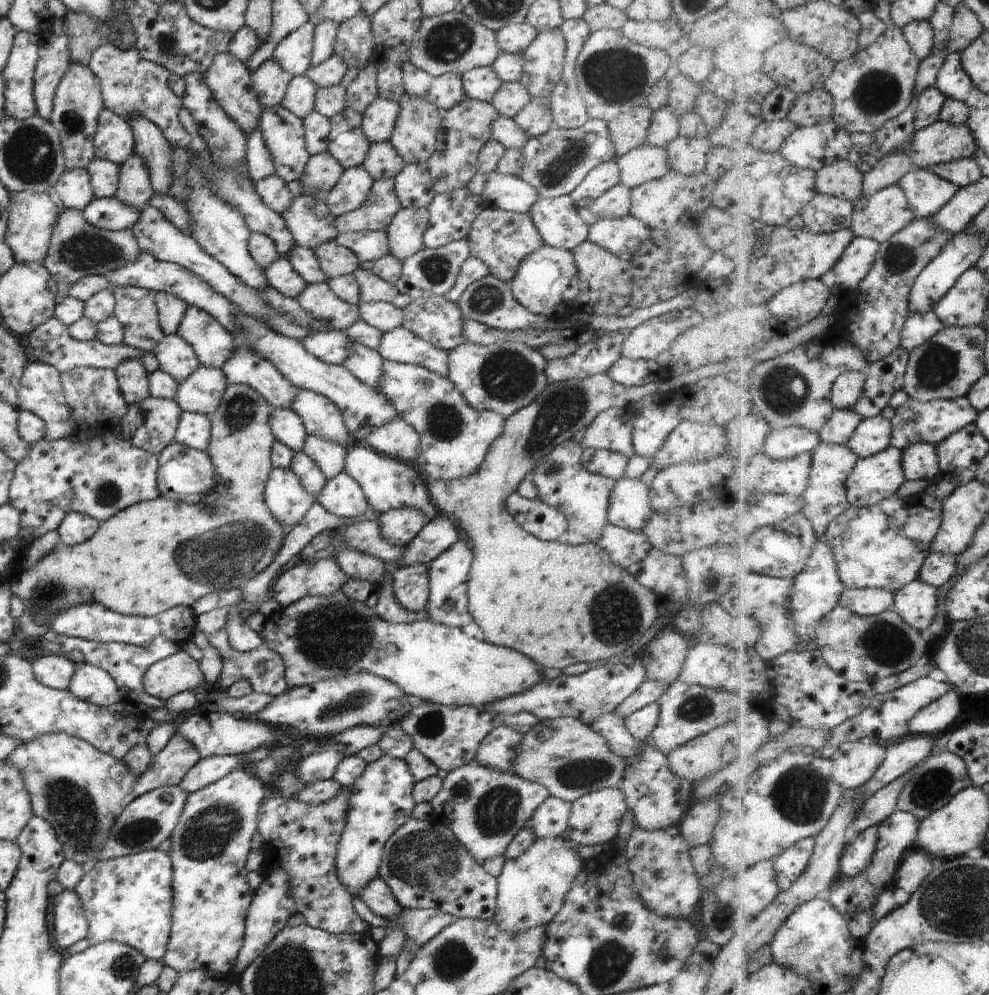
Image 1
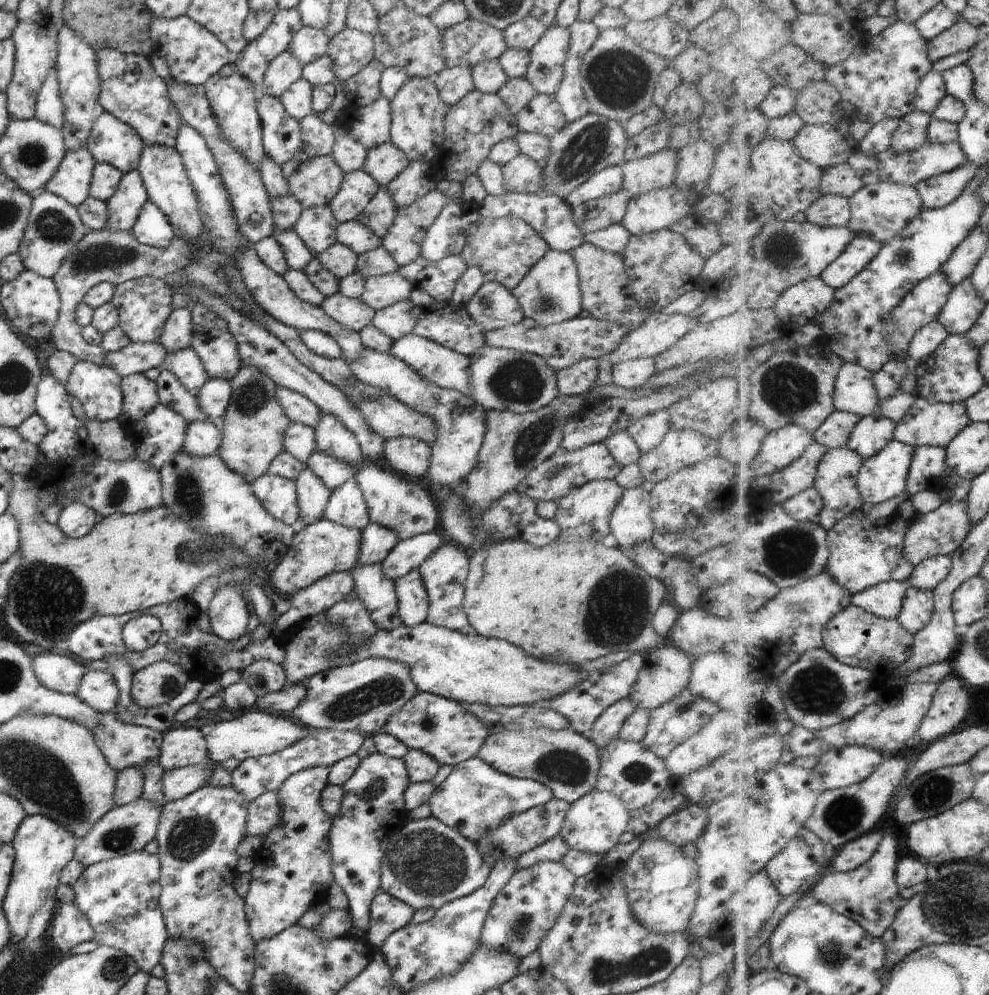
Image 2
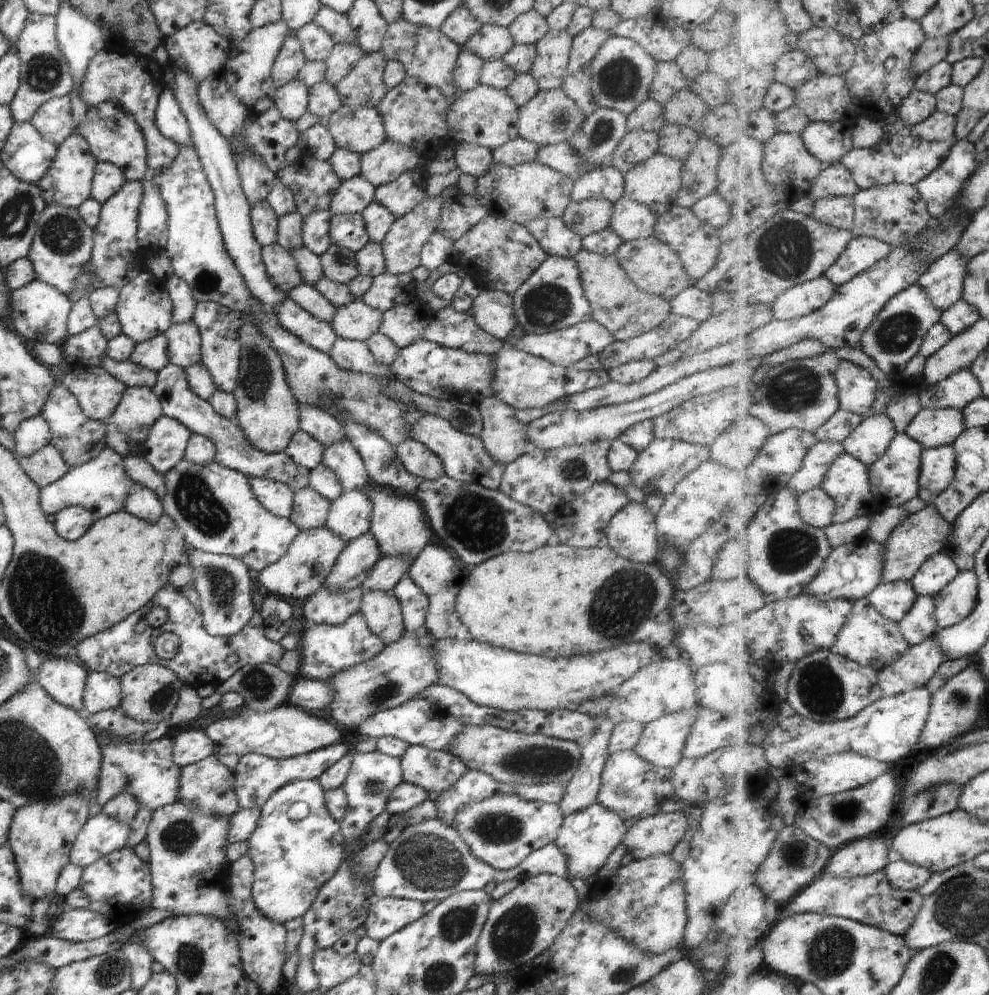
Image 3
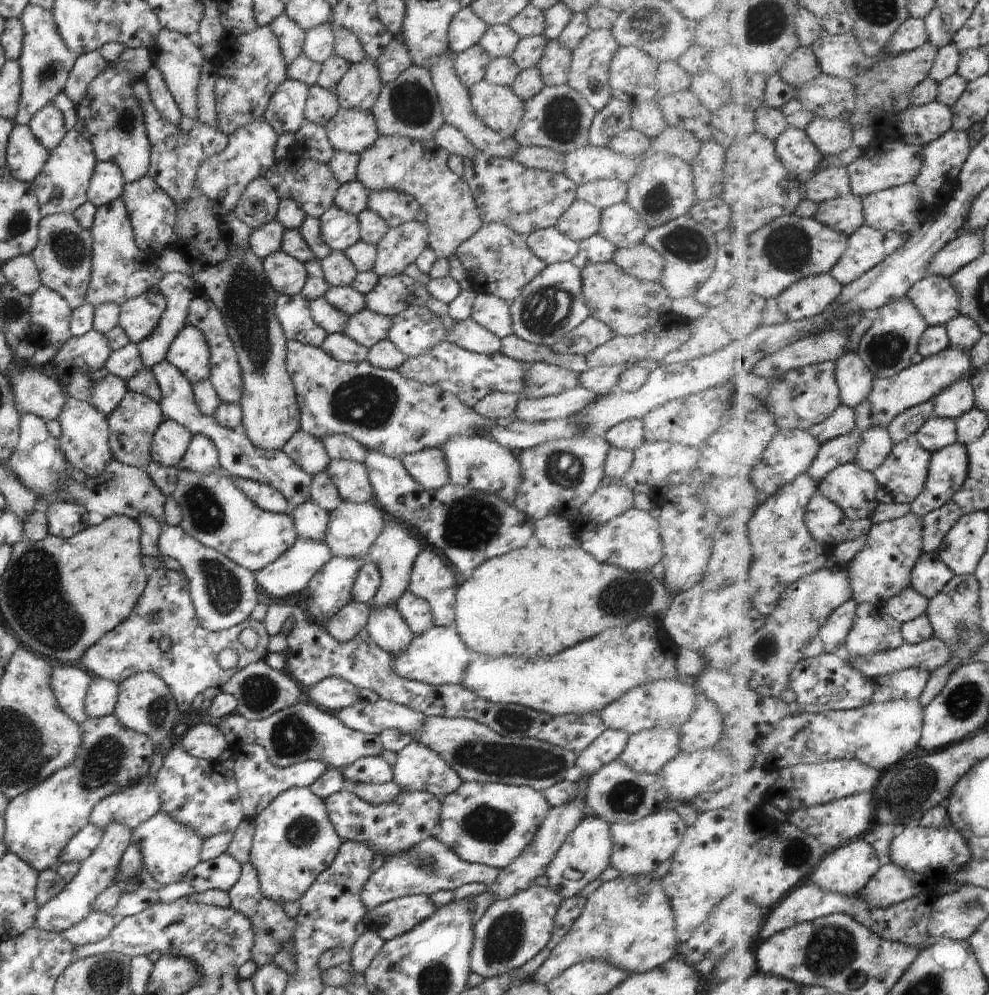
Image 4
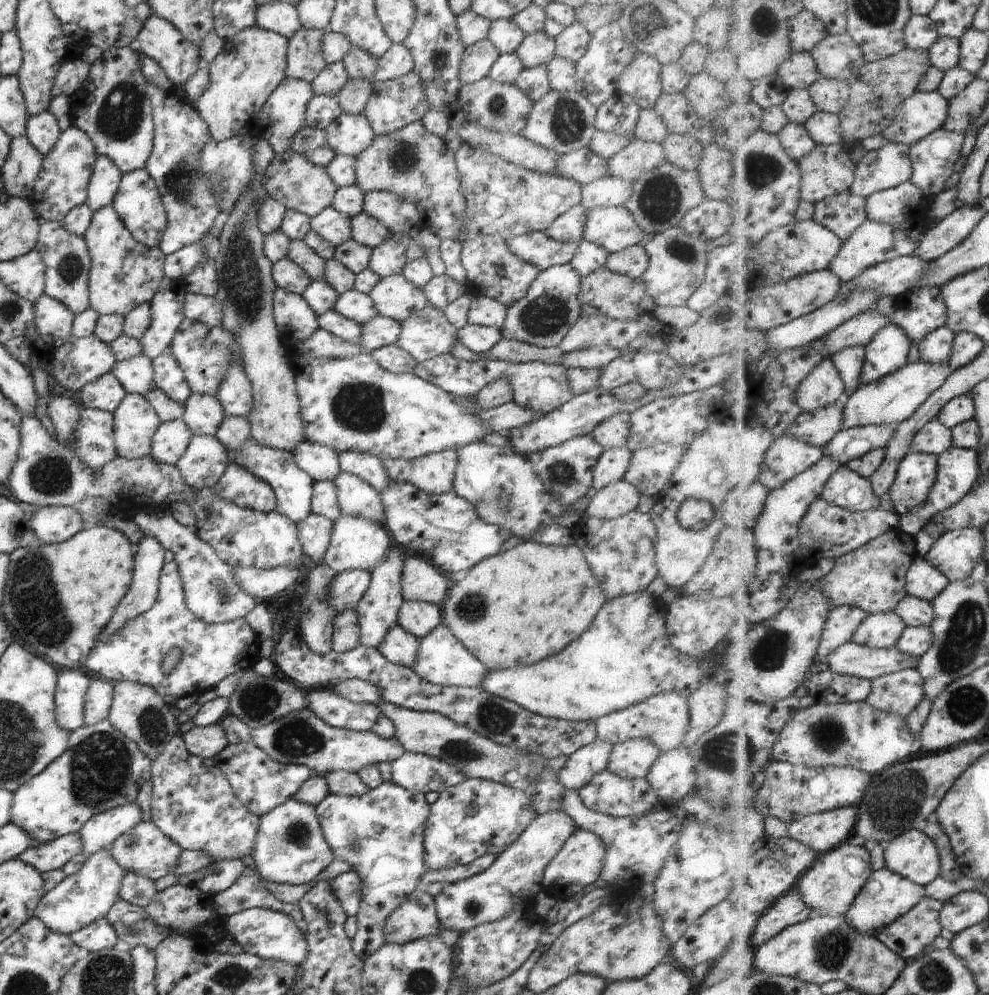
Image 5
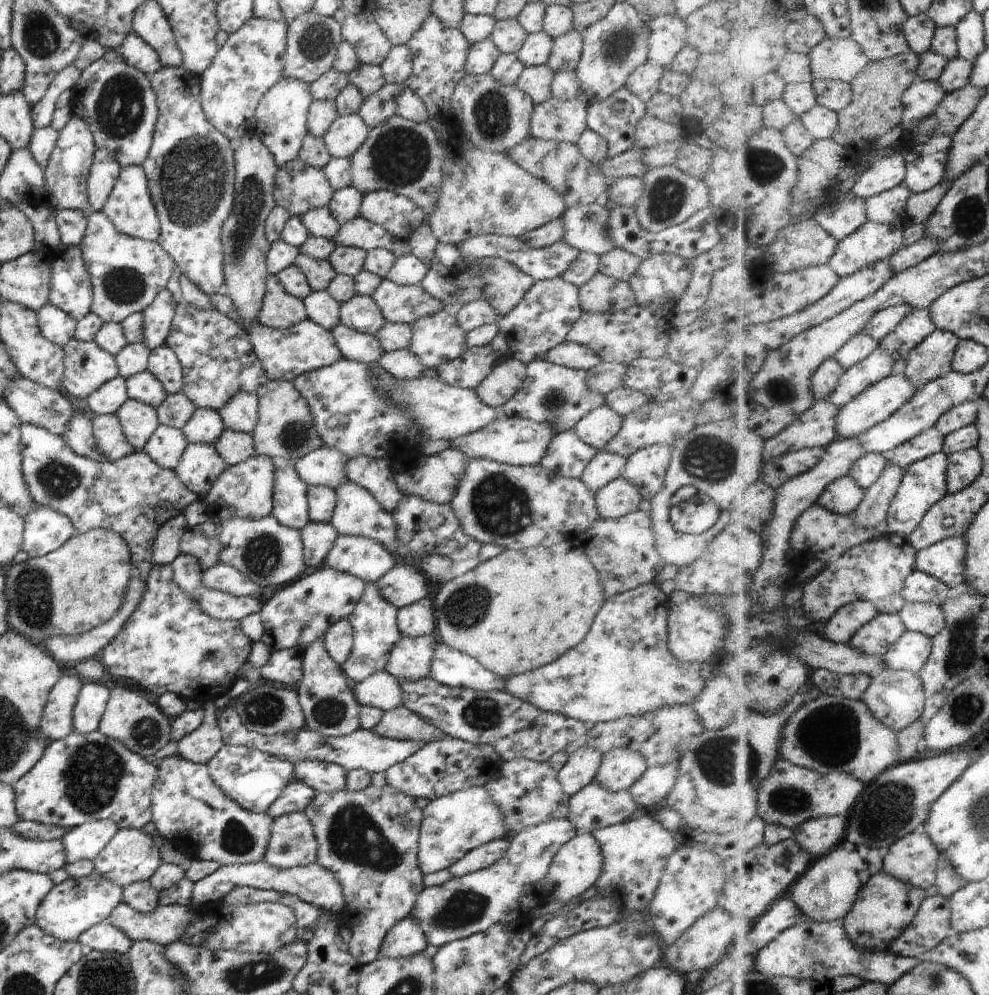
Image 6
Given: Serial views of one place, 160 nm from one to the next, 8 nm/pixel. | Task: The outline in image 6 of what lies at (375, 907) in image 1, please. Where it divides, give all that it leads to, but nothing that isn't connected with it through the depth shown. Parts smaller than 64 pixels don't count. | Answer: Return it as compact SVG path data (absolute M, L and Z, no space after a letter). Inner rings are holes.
M406 916L388 931L379 954L393 959L409 957L422 953L427 945L421 926L412 917Z

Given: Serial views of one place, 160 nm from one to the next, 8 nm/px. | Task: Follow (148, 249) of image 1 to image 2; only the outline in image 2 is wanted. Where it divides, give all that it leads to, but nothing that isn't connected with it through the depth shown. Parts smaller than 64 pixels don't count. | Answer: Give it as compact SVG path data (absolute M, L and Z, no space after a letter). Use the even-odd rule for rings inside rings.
M150 199L140 209L136 224L130 232L138 242L161 250L166 250L175 236L167 216Z

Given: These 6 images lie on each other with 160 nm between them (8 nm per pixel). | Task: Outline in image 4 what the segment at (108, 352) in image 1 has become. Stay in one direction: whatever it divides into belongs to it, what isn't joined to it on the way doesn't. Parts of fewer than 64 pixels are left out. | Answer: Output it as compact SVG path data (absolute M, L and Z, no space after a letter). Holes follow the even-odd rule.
M183 273L165 274L157 284L157 287L166 299L165 309L163 310L162 316L159 318L158 324L150 333L150 336L142 339L142 342L137 343L142 362L148 370L155 364L165 360L167 350L170 348L172 341L177 337L179 330L182 330L182 327L187 324L187 312L191 300L200 293L197 282Z

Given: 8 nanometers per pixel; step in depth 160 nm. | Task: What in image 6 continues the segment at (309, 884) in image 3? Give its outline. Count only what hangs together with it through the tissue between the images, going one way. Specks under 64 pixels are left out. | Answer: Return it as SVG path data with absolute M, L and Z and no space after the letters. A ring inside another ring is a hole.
M296 811L273 819L270 840L262 861L289 869L316 863L318 843L308 817Z

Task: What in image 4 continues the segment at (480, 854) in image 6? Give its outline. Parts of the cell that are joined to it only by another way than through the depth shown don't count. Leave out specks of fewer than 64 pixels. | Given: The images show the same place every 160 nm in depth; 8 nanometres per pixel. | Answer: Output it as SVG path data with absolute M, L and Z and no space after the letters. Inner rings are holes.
M432 836L417 844L413 849L386 860L378 870L368 877L360 891L360 898L368 912L392 899L410 895L430 897L438 890L454 891L470 882L489 885L495 881L496 877L496 867L464 862L435 836Z

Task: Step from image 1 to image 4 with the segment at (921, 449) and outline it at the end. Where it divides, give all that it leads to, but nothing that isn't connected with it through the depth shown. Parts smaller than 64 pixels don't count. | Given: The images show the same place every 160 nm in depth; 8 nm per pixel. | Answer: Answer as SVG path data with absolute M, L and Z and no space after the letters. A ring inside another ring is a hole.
M958 442L933 453L932 464L927 489L918 497L917 501L912 503L913 512L921 517L928 516L931 512L946 506L965 487L971 471L968 445Z

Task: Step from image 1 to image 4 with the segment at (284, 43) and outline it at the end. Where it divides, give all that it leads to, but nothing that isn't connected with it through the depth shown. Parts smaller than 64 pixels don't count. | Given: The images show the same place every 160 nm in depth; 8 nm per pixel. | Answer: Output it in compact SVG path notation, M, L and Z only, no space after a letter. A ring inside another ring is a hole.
M329 23L305 31L303 53L321 65L335 54L335 36Z

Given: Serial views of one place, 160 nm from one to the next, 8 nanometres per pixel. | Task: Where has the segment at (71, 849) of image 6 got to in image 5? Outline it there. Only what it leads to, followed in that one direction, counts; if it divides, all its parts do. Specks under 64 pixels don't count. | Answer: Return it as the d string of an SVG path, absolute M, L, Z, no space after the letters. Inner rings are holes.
M136 802L95 814L89 818L79 834L84 855L109 848L119 836L142 822L142 811Z

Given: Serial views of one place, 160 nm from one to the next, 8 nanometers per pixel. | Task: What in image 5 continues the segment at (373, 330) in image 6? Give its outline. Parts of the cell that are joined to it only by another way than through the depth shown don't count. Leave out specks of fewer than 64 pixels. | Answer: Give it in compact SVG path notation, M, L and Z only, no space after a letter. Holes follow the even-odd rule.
M355 288L339 295L334 303L333 310L346 318L352 319L360 326L379 314L370 295L361 293Z

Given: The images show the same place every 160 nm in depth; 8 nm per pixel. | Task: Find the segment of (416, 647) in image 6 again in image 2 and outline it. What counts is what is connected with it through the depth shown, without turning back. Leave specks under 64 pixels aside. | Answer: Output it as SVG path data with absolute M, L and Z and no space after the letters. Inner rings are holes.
M381 563L356 565L351 573L355 596L364 603L377 630L389 631L402 625L394 581L383 573Z

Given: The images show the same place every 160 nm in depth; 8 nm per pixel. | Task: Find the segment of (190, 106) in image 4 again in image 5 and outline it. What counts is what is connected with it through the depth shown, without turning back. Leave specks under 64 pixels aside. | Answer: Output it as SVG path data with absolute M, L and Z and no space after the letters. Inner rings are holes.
M154 12L142 25L134 47L158 62L174 86L184 84L199 69L201 57L198 47L188 42L170 21Z

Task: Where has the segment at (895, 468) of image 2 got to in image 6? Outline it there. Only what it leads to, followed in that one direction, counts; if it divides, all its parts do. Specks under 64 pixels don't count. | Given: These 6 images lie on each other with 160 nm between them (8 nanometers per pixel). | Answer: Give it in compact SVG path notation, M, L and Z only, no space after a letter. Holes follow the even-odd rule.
M945 451L932 457L915 462L907 468L898 494L892 501L889 510L888 533L899 534L904 538L913 536L913 532L925 520L925 516L934 505L937 505L949 492L949 466L950 457Z

